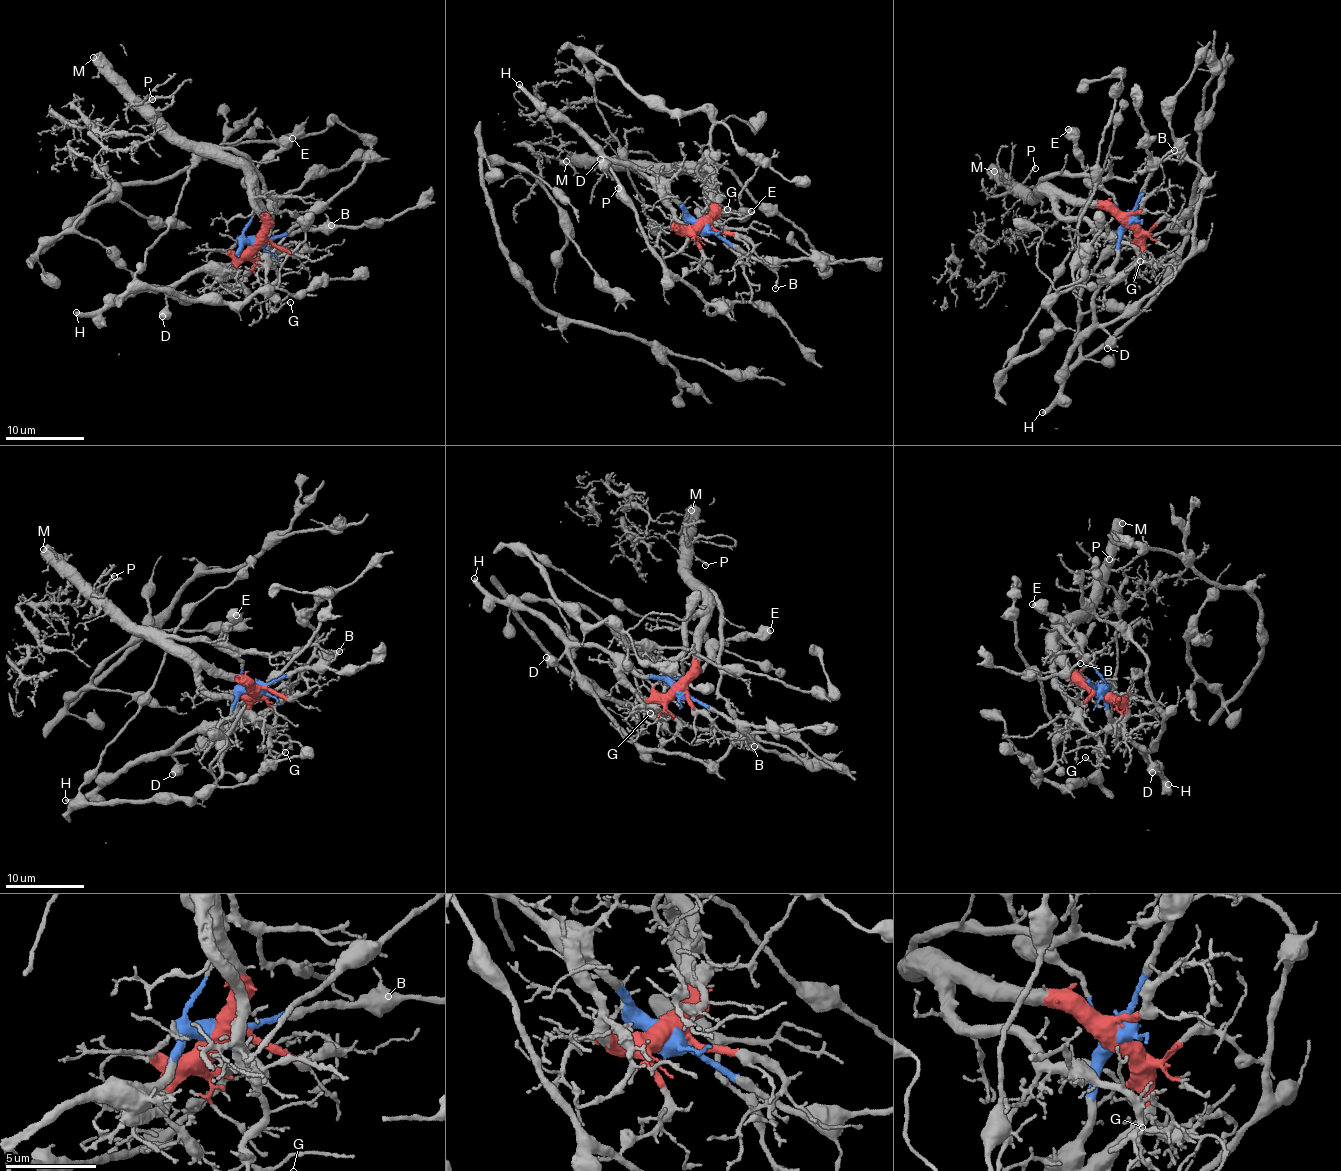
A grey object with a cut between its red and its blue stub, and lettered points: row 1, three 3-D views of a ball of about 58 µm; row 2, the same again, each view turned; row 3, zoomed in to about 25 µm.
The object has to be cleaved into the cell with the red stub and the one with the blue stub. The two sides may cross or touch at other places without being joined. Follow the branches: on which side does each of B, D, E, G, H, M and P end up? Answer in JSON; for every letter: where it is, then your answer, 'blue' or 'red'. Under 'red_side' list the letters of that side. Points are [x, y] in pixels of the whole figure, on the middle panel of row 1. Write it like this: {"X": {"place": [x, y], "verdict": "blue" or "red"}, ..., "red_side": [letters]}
{"B": {"place": [775, 288], "verdict": "blue"}, "D": {"place": [600, 159], "verdict": "blue"}, "E": {"place": [751, 211], "verdict": "blue"}, "G": {"place": [727, 209], "verdict": "red"}, "H": {"place": [519, 84], "verdict": "blue"}, "M": {"place": [566, 161], "verdict": "red"}, "P": {"place": [618, 188], "verdict": "red"}, "red_side": ["G", "M", "P"]}

